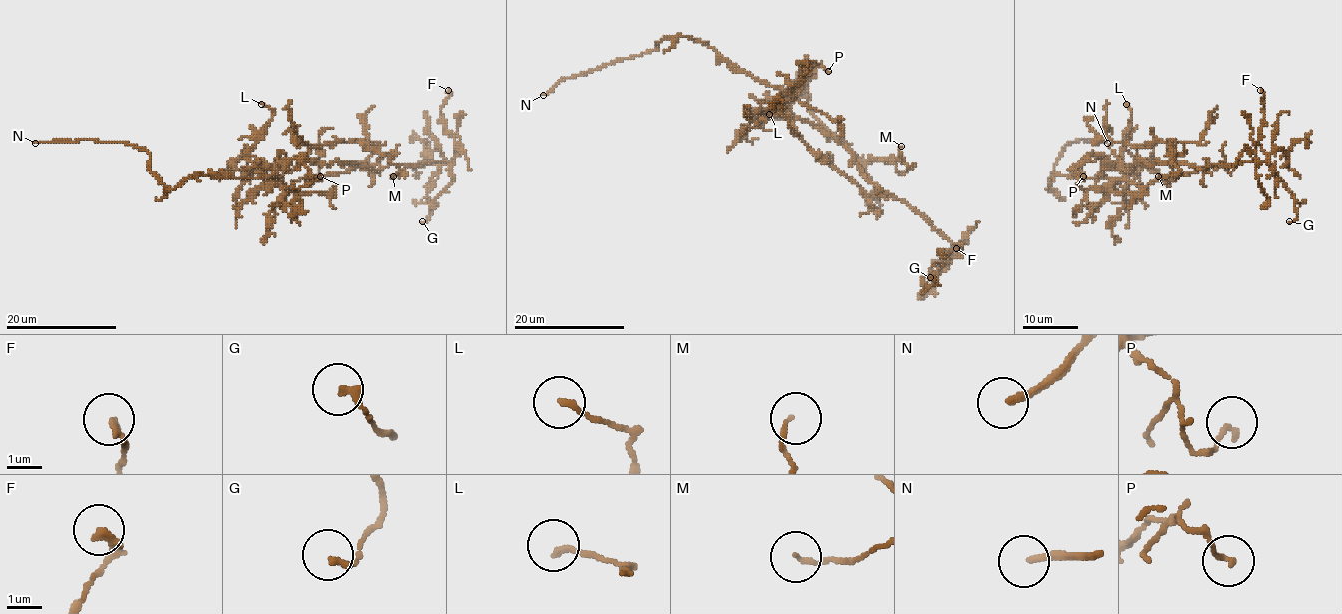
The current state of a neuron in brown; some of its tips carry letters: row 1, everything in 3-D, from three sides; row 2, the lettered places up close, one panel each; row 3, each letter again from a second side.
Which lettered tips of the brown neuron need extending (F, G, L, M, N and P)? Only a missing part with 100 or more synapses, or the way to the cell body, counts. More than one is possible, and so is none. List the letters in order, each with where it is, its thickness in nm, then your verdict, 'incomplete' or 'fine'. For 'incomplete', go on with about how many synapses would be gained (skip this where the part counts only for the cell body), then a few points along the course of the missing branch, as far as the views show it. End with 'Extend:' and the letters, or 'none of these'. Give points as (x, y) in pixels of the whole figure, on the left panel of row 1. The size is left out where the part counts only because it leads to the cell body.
F: (448, 90) | 240 nm | fine
G: (422, 221) | 220 nm | fine
L: (261, 104) | 160 nm | fine
M: (393, 176) | 100 nm | fine
N: (35, 143) | 200 nm | incomplete
P: (320, 176) | 150 nm | fine
Extend: N

